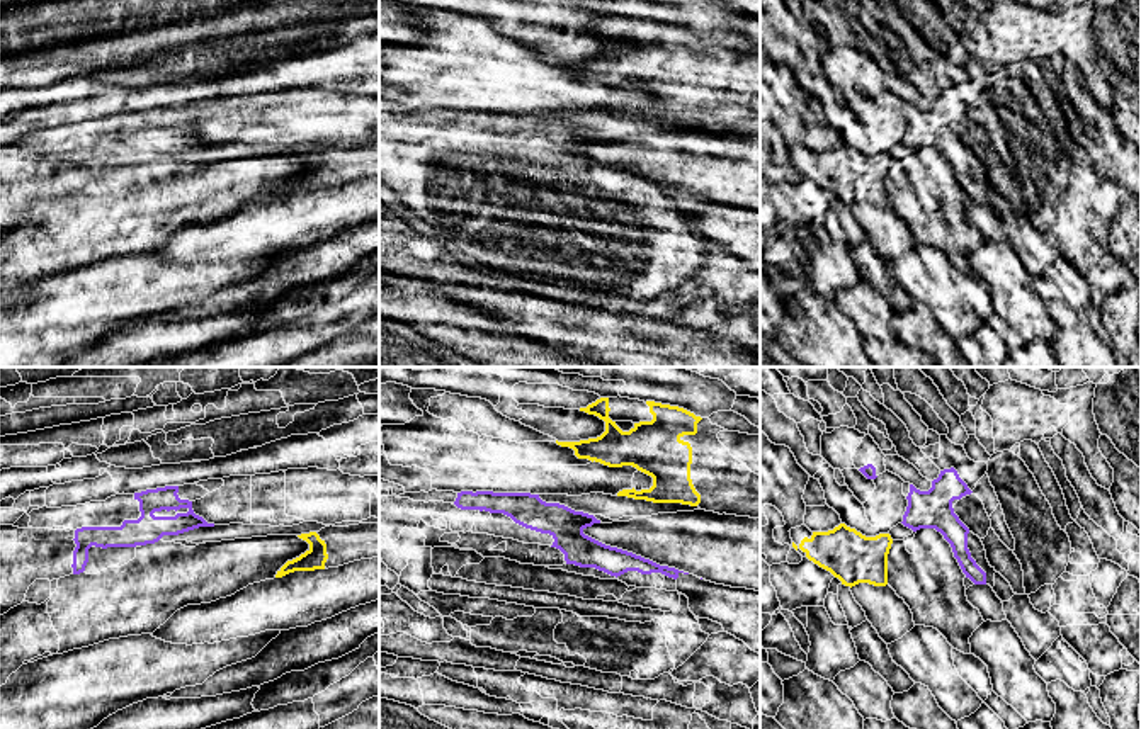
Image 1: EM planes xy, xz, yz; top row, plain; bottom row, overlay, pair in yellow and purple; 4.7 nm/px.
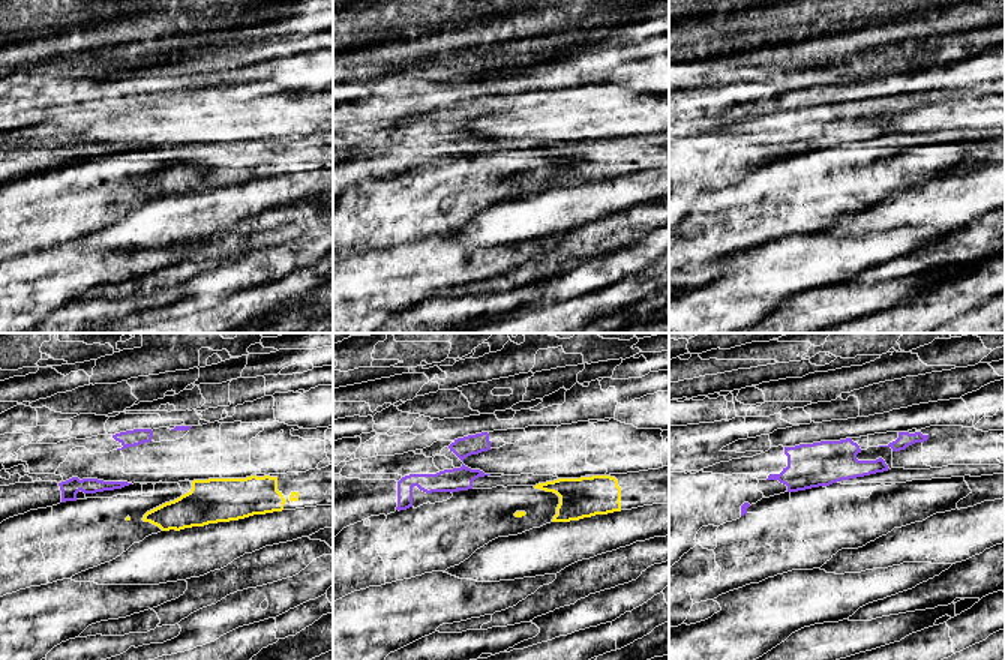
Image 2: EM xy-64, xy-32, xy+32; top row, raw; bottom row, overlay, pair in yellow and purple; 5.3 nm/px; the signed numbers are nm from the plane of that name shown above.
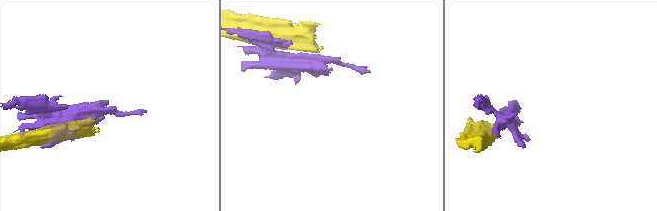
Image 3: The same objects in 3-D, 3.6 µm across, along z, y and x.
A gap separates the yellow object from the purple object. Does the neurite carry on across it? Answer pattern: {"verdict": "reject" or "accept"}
{"verdict": "reject"}

